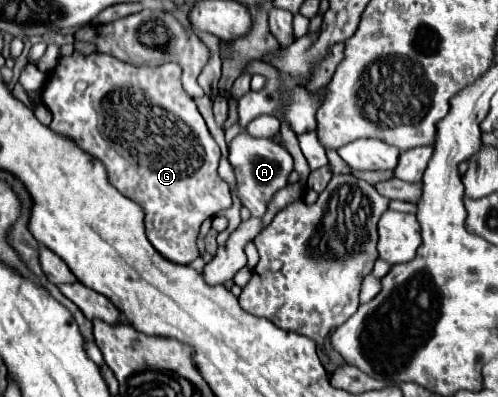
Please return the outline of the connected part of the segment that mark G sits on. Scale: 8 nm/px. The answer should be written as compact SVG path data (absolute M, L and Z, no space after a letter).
M74 52L56 62L40 96L44 106L52 112L50 130L70 138L78 148L84 148L86 154L100 160L106 168L108 182L118 188L120 194L142 206L150 244L164 258L176 264L190 264L198 258L196 236L202 222L230 208L232 198L228 184L216 172L220 148L210 136L194 100L184 92L182 84L178 86L178 94L172 94L174 84L154 86L152 72L154 68L150 66L134 66L100 52L88 56Z

